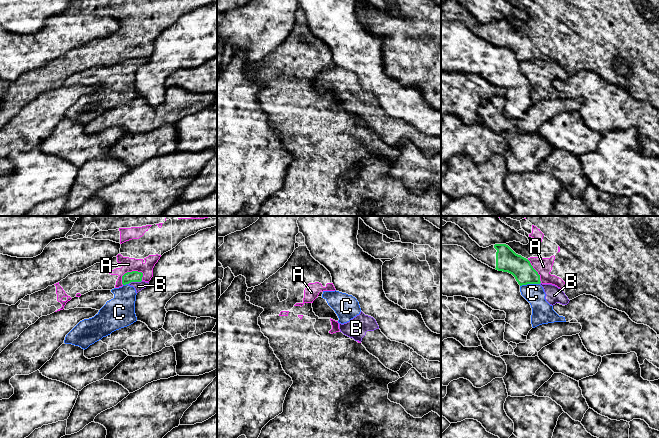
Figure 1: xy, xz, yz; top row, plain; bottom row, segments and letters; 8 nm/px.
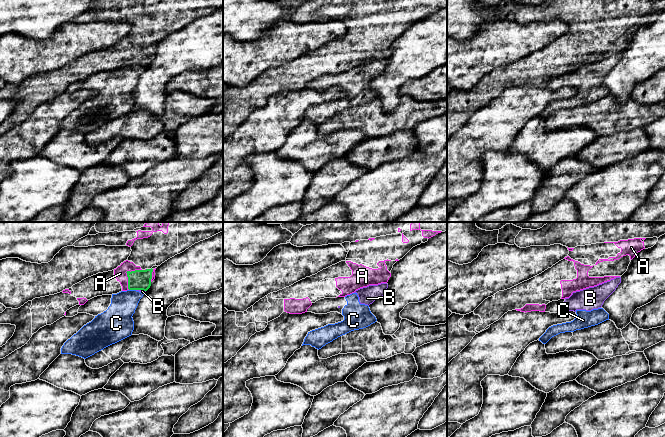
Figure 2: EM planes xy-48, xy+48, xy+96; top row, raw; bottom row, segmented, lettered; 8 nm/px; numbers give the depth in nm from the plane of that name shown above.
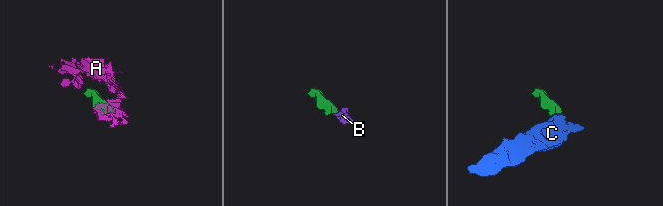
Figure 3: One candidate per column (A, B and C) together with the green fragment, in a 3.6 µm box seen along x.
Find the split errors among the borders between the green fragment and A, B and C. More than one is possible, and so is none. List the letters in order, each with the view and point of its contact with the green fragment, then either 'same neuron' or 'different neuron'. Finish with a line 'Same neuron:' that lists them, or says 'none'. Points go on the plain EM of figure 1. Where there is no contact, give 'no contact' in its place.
A: xy (129, 48) | same neuron
B: xy (134, 57) | different neuron
C: yz (529, 59) | different neuron
Same neuron: A

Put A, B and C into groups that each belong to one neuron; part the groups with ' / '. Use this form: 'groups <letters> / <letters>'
groups A / B C

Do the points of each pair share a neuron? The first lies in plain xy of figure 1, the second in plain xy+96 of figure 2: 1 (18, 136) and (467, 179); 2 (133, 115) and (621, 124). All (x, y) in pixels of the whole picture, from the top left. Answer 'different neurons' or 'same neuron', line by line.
1: same neuron
2: same neuron

